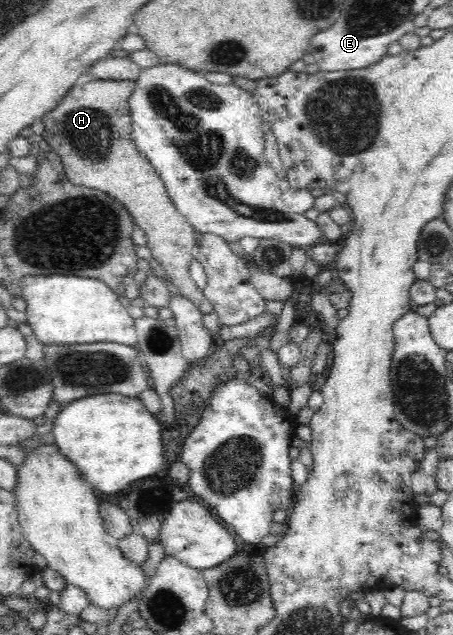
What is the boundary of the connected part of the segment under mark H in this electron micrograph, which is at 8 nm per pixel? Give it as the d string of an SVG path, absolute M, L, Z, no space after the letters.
M89 81L82 87L74 86L65 98L40 121L45 124L43 138L51 150L55 150L61 158L65 175L73 185L86 188L95 188L109 193L116 201L121 201L129 214L133 217L136 226L147 234L147 245L152 251L152 257L162 265L170 281L181 295L190 299L204 313L214 311L213 304L207 300L204 291L195 285L189 274L190 261L195 257L195 228L187 221L169 198L164 181L157 177L155 169L145 161L143 153L137 153L137 147L131 137L131 113L128 105L130 96L135 90L136 81Z

